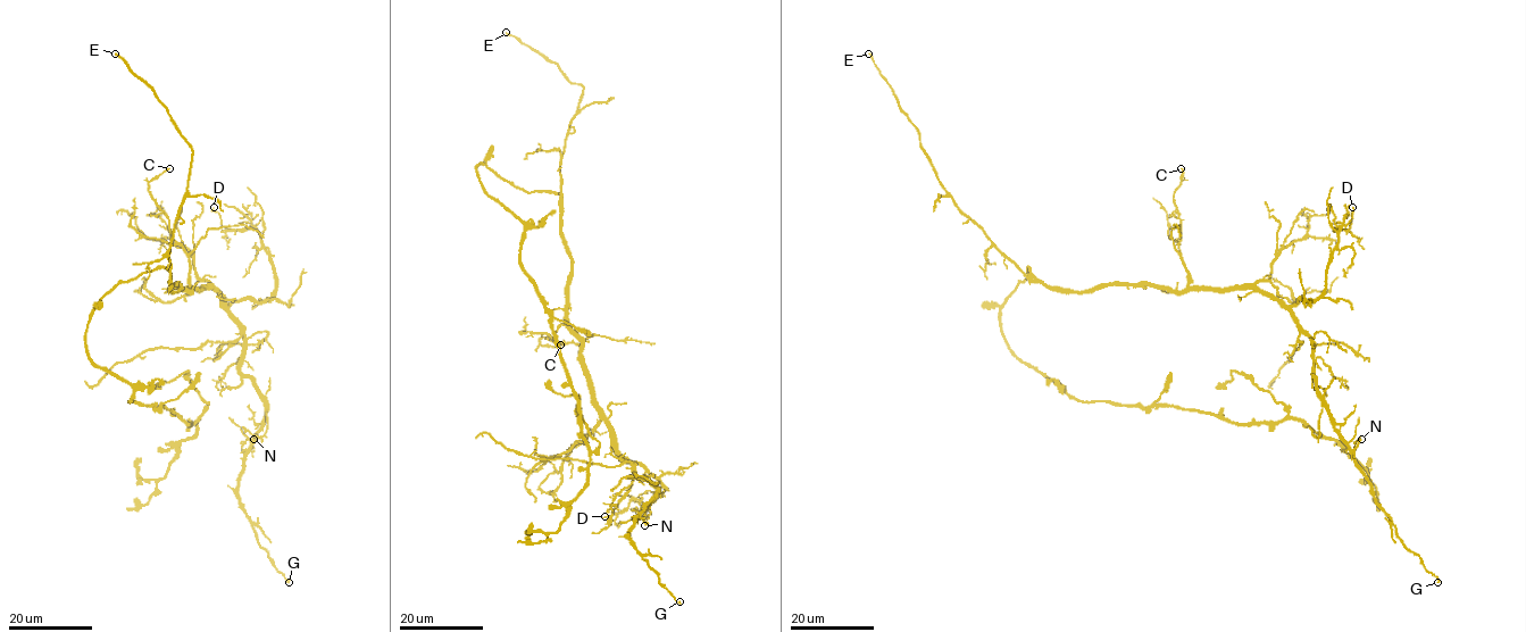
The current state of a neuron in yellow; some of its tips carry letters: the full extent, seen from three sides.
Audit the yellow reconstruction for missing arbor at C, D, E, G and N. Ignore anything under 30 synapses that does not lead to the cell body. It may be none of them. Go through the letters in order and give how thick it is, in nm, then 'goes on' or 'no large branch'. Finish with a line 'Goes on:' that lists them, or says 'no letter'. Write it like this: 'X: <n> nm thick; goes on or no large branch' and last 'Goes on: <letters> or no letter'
C: 110 nm thick; no large branch
D: 110 nm thick; no large branch
E: 180 nm thick; goes on
G: 140 nm thick; no large branch
N: 320 nm thick; no large branch
Goes on: E

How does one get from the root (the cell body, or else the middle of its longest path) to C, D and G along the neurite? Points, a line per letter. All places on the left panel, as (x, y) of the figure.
C: (168, 271), (174, 292), (181, 287), (176, 282), (192, 291), (188, 254), (149, 190), (149, 183), (169, 168)
D: (168, 271), (174, 292), (176, 282), (213, 289), (226, 305), (273, 293), (261, 236), (225, 227), (214, 207)
G: (168, 271), (174, 292), (213, 289), (241, 331), (241, 371), (266, 416), (240, 507), (289, 582)

